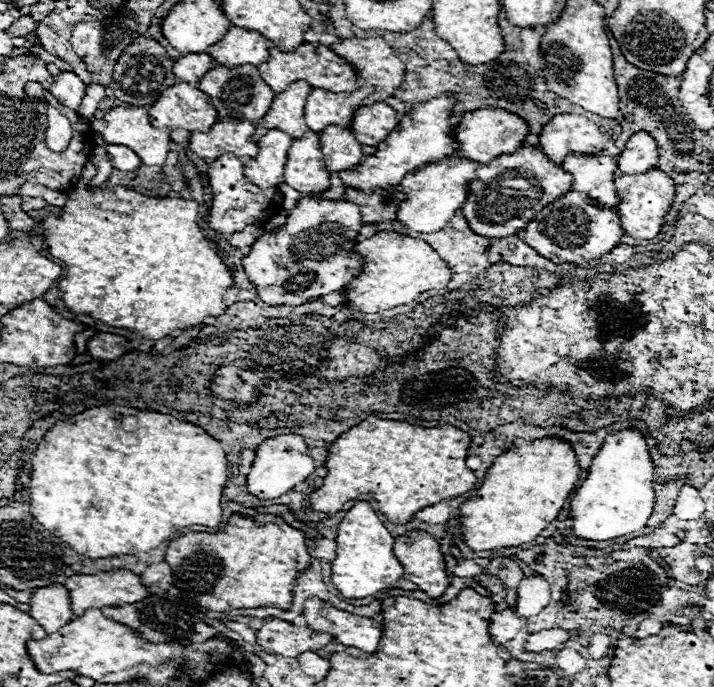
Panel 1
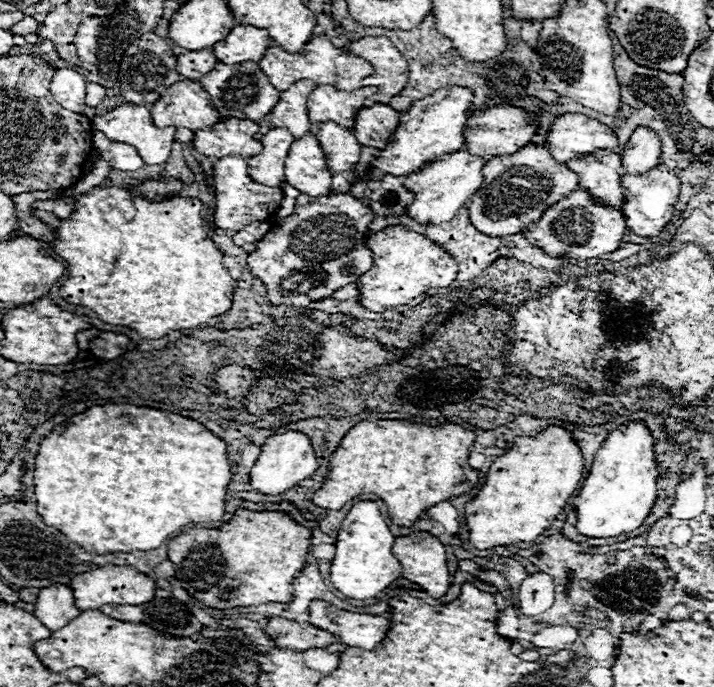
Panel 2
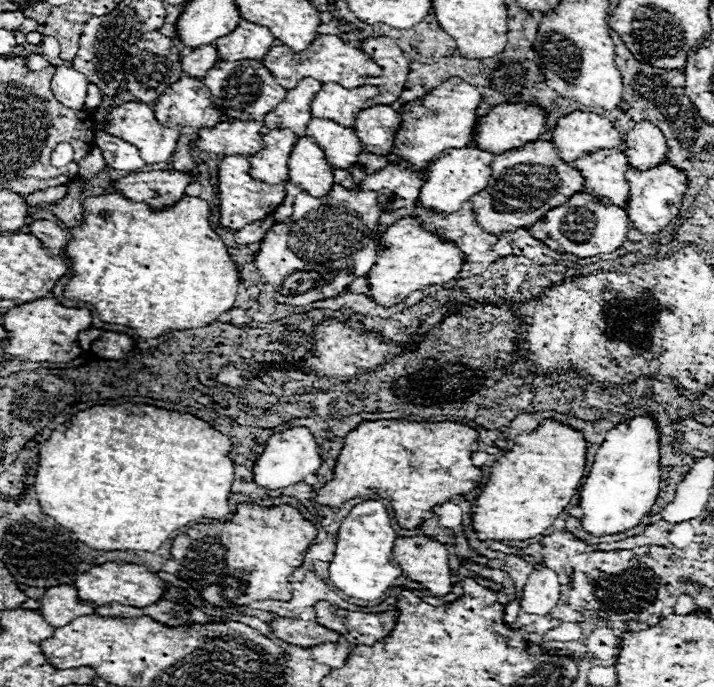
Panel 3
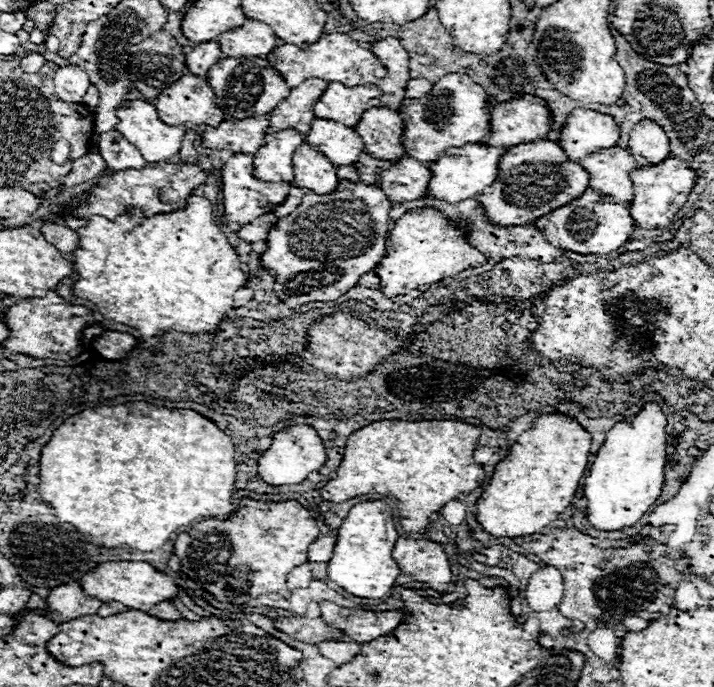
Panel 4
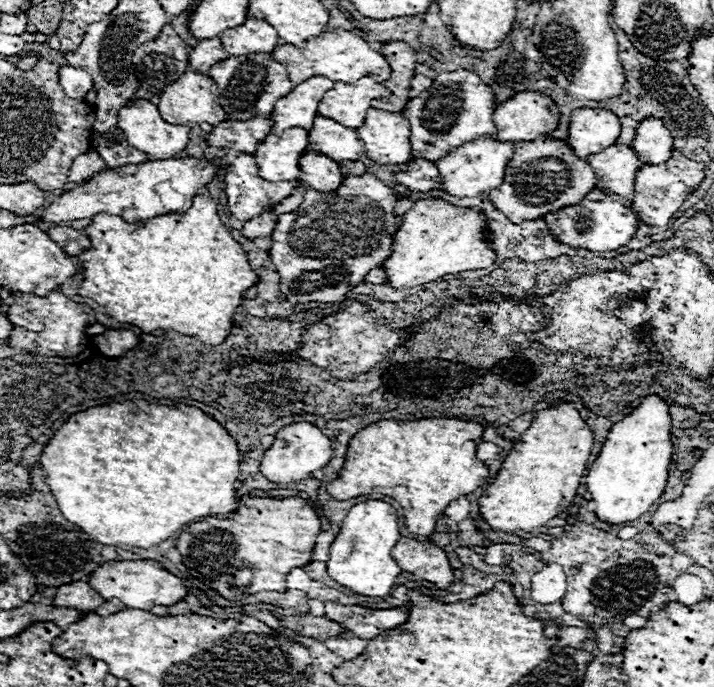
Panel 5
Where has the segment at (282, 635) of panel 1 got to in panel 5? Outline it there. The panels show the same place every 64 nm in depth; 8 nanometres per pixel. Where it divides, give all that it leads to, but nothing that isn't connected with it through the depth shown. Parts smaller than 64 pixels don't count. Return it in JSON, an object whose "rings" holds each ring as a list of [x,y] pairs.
{"rings":[[[296,614],[296,616],[286,616],[280,620],[280,624],[284,628],[290,628],[302,636],[308,636],[308,638],[316,638],[316,640],[326,640],[326,638],[332,638],[332,636],[340,636],[344,634],[346,630],[328,620],[326,616],[310,616],[310,614]]]}

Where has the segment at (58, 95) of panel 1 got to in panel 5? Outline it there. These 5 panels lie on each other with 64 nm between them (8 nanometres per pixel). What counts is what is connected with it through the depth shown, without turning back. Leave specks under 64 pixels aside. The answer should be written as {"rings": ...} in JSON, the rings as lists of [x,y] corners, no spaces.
{"rings":[[[62,66],[58,74],[60,74],[60,86],[70,98],[84,98],[94,88],[92,76],[82,68]]]}

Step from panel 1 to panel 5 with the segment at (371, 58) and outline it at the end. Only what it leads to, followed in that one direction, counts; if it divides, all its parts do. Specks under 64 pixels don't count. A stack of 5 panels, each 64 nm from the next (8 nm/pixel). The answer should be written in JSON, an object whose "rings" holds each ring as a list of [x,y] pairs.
{"rings":[[[388,42],[380,48],[380,52],[388,58],[392,68],[390,80],[384,84],[392,90],[388,100],[372,100],[372,108],[388,110],[388,112],[402,112],[410,100],[410,80],[416,68],[416,50],[404,42]]]}

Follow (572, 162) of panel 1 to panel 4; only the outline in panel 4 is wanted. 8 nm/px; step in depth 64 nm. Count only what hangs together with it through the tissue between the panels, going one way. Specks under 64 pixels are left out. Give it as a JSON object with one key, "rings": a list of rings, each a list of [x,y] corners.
{"rings":[[[612,146],[594,154],[588,154],[580,164],[590,174],[590,188],[608,196],[612,202],[630,204],[634,198],[634,188],[630,172],[638,168],[636,160],[626,148]]]}

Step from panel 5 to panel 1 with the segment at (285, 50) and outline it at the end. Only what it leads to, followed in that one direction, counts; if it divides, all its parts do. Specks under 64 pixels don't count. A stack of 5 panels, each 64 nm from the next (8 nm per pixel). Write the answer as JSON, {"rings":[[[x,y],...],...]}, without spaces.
{"rings":[[[320,42],[302,44],[294,52],[282,52],[278,48],[270,48],[270,58],[264,64],[258,64],[258,72],[264,78],[264,82],[276,92],[284,92],[288,84],[296,80],[306,80],[310,86],[328,88],[332,92],[354,92],[358,88],[356,84],[356,68],[352,68],[348,62],[340,60],[336,52],[332,52],[328,46]]]}

